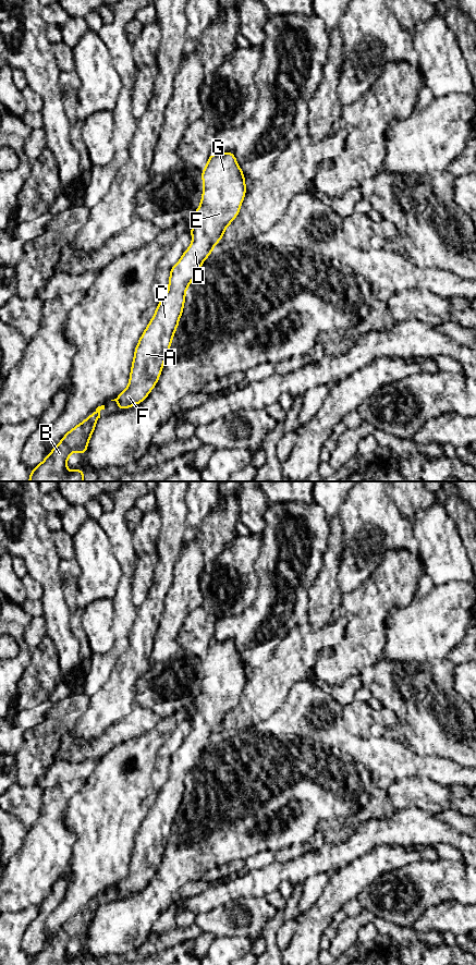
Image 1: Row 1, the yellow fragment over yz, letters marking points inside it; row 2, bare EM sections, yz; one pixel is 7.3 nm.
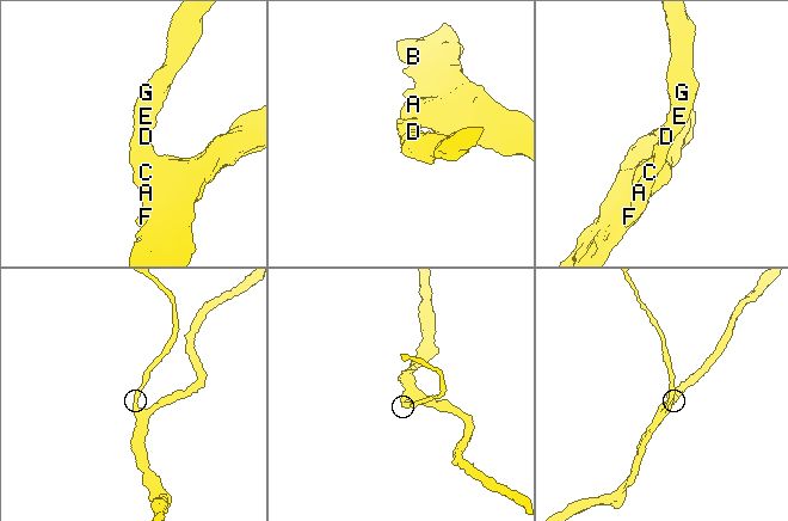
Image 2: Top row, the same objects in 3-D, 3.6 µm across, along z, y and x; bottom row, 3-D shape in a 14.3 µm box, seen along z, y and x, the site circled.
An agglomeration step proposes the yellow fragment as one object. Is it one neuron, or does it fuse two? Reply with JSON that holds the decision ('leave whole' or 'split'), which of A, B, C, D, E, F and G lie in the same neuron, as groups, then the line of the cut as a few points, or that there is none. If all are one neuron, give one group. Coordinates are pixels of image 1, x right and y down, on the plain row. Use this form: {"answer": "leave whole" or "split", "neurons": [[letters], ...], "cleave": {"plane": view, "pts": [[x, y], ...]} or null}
{"answer": "leave whole", "neurons": [["A", "B", "C", "D", "E", "F", "G"]], "cleave": null}

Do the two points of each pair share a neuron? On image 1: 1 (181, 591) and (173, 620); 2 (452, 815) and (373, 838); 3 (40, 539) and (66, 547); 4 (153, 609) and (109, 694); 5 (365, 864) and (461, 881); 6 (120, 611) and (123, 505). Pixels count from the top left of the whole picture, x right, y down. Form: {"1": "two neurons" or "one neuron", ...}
{"1": "one neuron", "2": "two neurons", "3": "two neurons", "4": "one neuron", "5": "two neurons", "6": "one neuron"}

